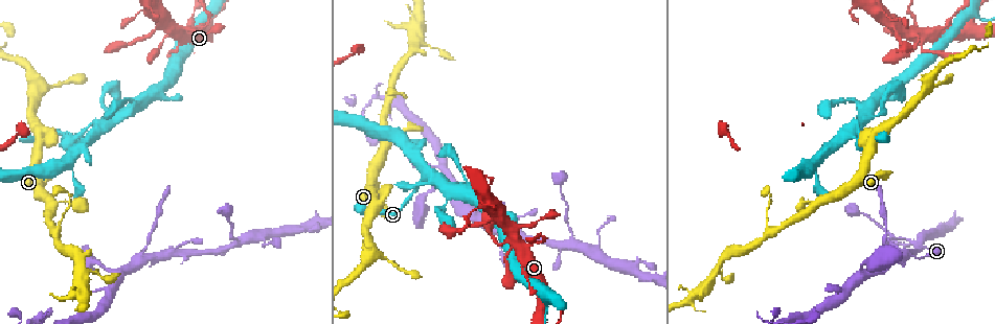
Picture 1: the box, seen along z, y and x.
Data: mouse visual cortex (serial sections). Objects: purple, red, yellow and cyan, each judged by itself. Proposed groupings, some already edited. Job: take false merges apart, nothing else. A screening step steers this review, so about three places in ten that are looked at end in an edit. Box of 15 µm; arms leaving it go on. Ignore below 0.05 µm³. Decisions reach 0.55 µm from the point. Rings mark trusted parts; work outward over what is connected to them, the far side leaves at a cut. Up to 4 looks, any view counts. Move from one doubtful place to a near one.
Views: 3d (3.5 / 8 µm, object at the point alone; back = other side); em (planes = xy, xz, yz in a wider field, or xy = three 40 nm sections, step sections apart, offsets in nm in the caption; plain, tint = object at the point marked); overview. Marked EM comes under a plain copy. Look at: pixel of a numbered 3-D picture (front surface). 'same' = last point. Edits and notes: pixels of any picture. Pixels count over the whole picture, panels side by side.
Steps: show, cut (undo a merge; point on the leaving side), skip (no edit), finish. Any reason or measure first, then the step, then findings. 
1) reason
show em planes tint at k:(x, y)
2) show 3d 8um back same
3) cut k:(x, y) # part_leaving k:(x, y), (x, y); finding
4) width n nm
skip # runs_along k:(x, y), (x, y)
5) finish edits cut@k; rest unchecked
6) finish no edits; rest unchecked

three arms meet
show 3d 8um at 1:(768, 230)

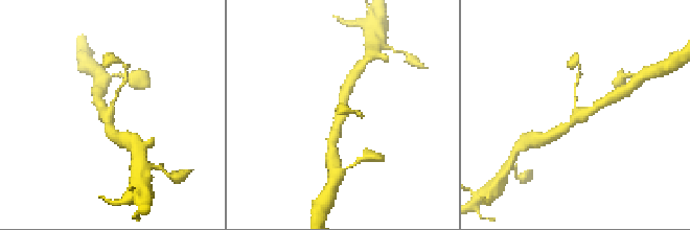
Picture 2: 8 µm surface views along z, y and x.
need the tissue
show em planes tint at 2:(107, 114)

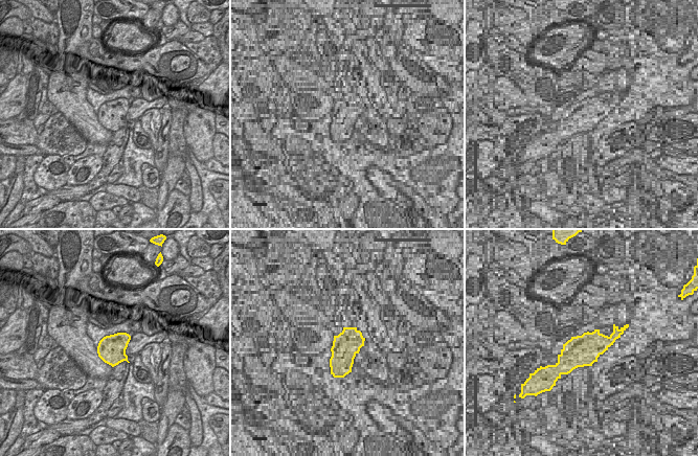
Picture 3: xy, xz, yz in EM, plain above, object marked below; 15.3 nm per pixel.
width 440 nm
skip # runs_along 2:(604, 101), (556, 134); one cell here

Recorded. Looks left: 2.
thick turns thin
show 3d 3.5um at 1:(67, 192)

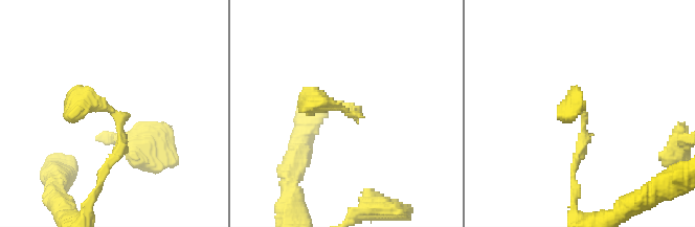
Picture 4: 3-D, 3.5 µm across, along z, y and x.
shape alone is not enough
show em xy step 3 tint at 4:(339, 109)

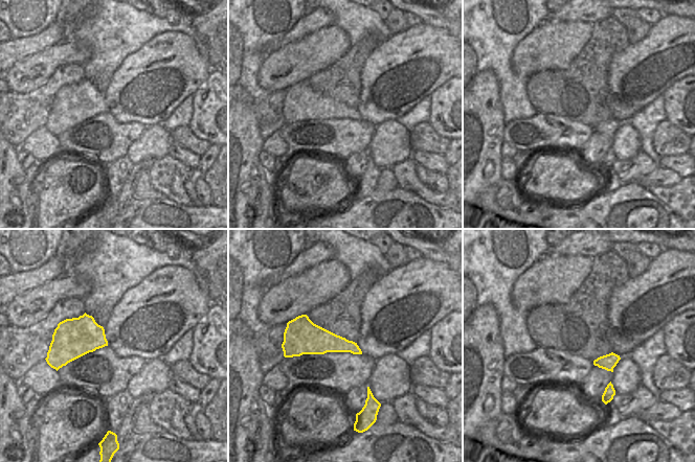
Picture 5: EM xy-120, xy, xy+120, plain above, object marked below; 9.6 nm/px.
skip # runs_along 4:(107, 166), (119, 118), (97, 103), (65, 118); all the same cell

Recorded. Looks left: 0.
finish no edits; rest unchecked

